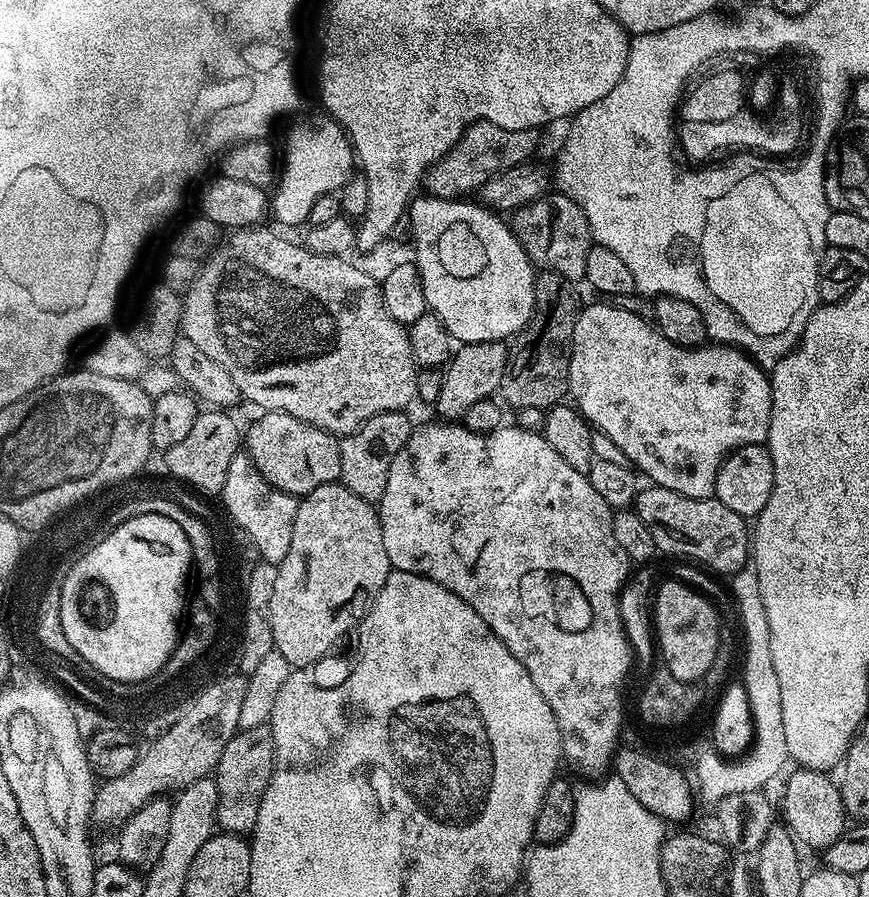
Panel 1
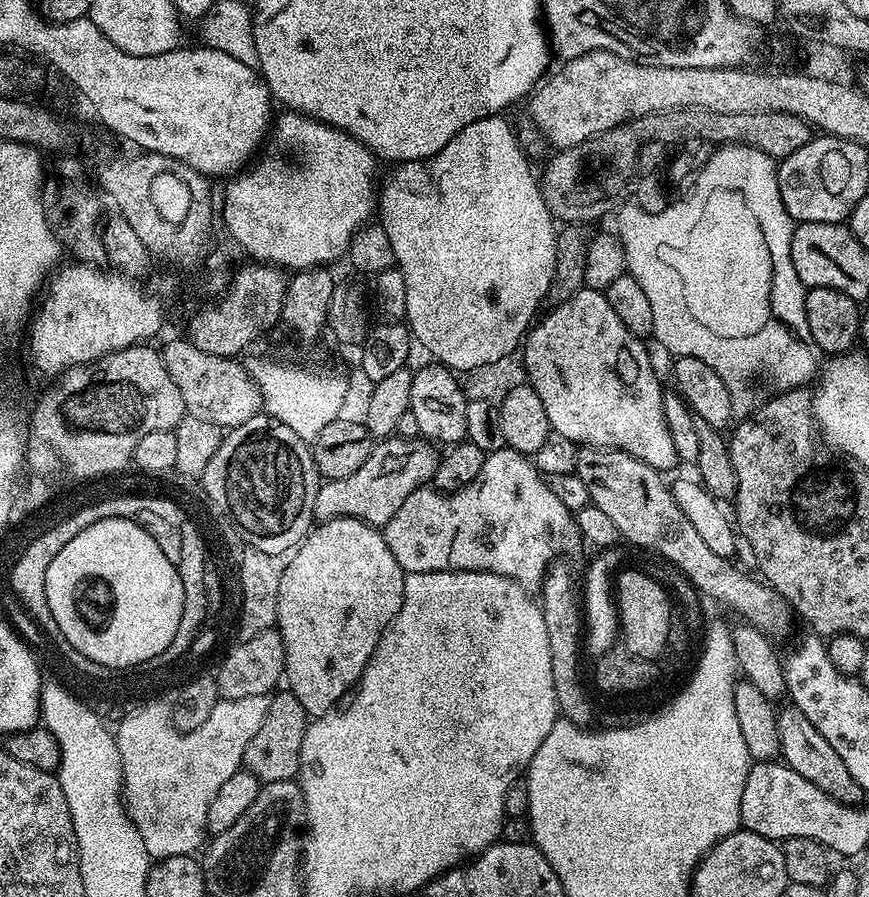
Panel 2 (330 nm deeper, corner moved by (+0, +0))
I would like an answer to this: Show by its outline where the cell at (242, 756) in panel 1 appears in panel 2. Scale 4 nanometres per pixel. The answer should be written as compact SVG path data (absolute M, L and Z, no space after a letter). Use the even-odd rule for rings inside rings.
M277 691L268 701L266 718L262 726L258 726L258 734L254 734L254 738L250 738L250 746L246 746L243 767L258 777L261 785L296 780L300 775L302 738L306 738L309 723L310 717L302 702L298 702L292 692Z

